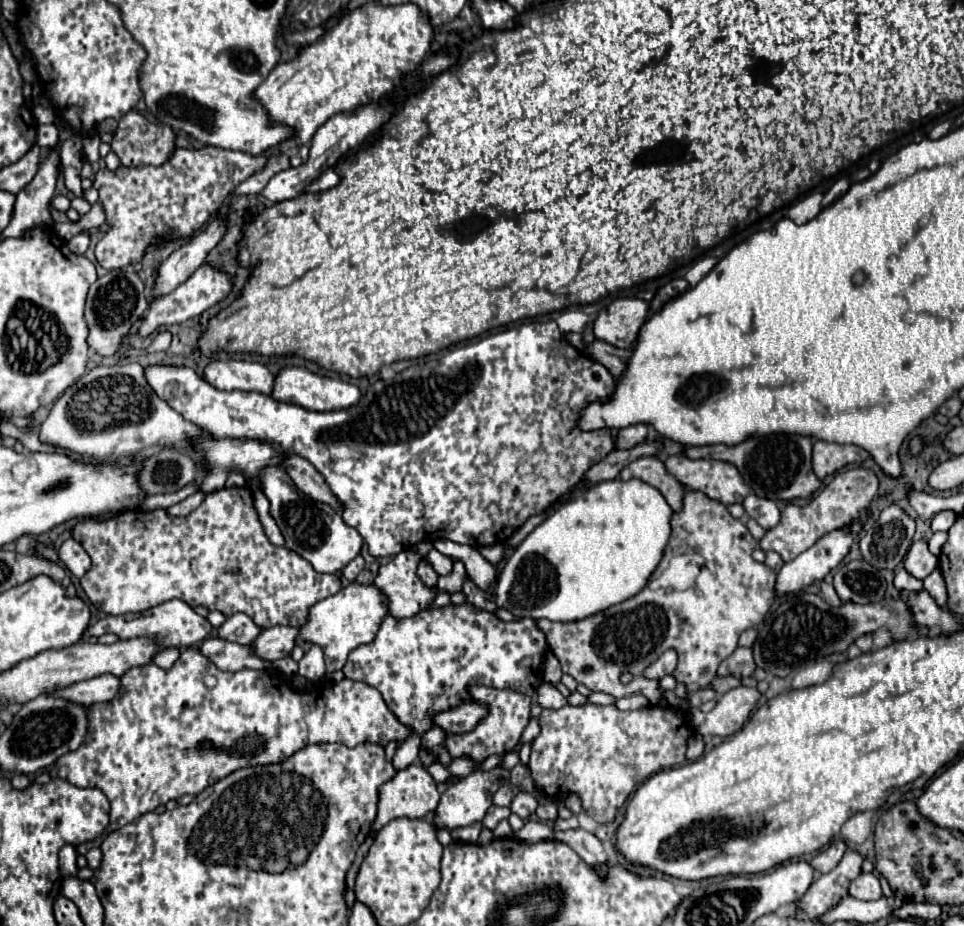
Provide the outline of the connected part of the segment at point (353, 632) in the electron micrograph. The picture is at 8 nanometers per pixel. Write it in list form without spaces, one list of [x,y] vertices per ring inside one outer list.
[[[351,582],[349,586],[345,586],[337,594],[321,600],[309,608],[309,618],[299,628],[297,644],[301,646],[301,644],[309,642],[309,644],[321,646],[325,652],[327,672],[341,670],[349,652],[353,652],[353,648],[369,644],[375,638],[379,624],[385,618],[385,612],[387,612],[385,598],[373,584],[361,586],[357,582]]]

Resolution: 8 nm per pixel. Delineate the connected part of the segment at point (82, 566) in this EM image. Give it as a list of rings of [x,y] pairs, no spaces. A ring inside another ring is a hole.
[[[69,538],[69,540],[65,540],[63,544],[61,544],[61,548],[57,550],[57,554],[59,554],[59,560],[71,570],[71,574],[75,574],[77,578],[81,578],[87,570],[89,570],[89,566],[91,566],[91,558],[89,558],[89,554],[83,550],[83,546],[79,544],[79,542],[75,542],[73,538]]]

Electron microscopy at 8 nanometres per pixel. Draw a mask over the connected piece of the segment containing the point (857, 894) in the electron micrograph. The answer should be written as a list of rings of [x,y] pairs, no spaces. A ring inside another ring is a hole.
[[[861,872],[851,884],[849,884],[849,894],[859,900],[879,900],[881,898],[881,886],[879,878],[875,874],[865,874]]]

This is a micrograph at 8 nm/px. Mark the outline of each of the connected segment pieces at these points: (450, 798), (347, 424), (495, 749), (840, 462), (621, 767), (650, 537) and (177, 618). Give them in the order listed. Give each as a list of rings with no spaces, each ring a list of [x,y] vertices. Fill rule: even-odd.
[[[477,768],[477,770],[473,770],[467,778],[463,778],[463,780],[459,780],[459,782],[455,782],[455,784],[451,784],[445,792],[443,792],[443,796],[441,796],[441,802],[439,802],[439,806],[437,806],[437,816],[435,816],[435,826],[437,828],[459,828],[459,826],[471,826],[471,824],[475,824],[475,822],[481,822],[483,820],[483,816],[485,816],[485,812],[489,810],[489,806],[491,806],[491,802],[493,802],[493,796],[495,796],[495,792],[499,790],[499,786],[503,784],[503,782],[507,782],[509,780],[509,772],[505,770],[505,768],[493,768],[493,770],[481,770],[481,768]]]
[[[551,320],[521,324],[517,328],[491,334],[475,344],[455,346],[435,360],[411,366],[395,374],[391,380],[377,380],[375,384],[367,388],[367,392],[361,396],[357,404],[343,410],[331,410],[331,412],[313,412],[297,404],[277,402],[261,392],[239,392],[239,390],[223,392],[213,388],[207,380],[199,378],[197,372],[187,366],[145,366],[145,378],[161,400],[165,400],[185,420],[205,428],[213,436],[241,436],[241,440],[245,440],[245,436],[257,436],[257,440],[273,440],[273,444],[307,458],[317,468],[317,472],[321,472],[329,490],[341,504],[339,514],[345,520],[345,524],[353,526],[361,534],[361,538],[369,546],[369,554],[375,558],[397,556],[409,546],[415,546],[419,542],[435,542],[437,538],[447,538],[457,544],[469,544],[475,548],[503,544],[509,540],[509,536],[513,536],[513,532],[517,532],[517,528],[521,528],[521,524],[525,524],[529,516],[541,514],[549,504],[553,504],[557,498],[569,492],[593,464],[601,462],[609,452],[615,450],[613,432],[609,428],[595,430],[595,432],[581,432],[575,426],[579,410],[593,400],[607,400],[615,388],[615,380],[601,364],[593,362],[581,350],[571,346],[563,338],[557,324]]]
[[[485,686],[469,688],[469,696],[471,696],[471,702],[487,706],[487,714],[469,732],[445,734],[445,750],[453,756],[453,760],[465,756],[477,764],[483,764],[493,754],[503,754],[507,750],[513,750],[531,720],[531,698],[519,692],[485,688]]]
[[[817,440],[813,444],[813,472],[819,480],[825,480],[825,476],[841,470],[849,462],[865,462],[869,454],[855,446],[855,444],[837,444],[837,442],[823,442]]]
[[[563,706],[559,710],[545,708],[539,716],[541,734],[533,740],[529,772],[537,784],[537,788],[551,796],[561,798],[563,794],[575,792],[581,802],[583,810],[595,822],[611,822],[621,808],[621,804],[629,798],[629,794],[651,774],[659,772],[661,768],[683,764],[685,762],[685,744],[691,736],[691,726],[687,724],[685,716],[681,716],[671,706],[647,706],[633,712],[621,712],[615,706]]]
[[[633,478],[629,482],[623,482],[623,480],[607,480],[607,482],[601,482],[593,488],[589,488],[587,492],[571,498],[569,502],[565,502],[563,506],[555,508],[513,552],[513,556],[507,560],[503,572],[497,576],[497,584],[495,584],[495,602],[499,608],[505,608],[509,610],[511,614],[515,616],[521,616],[521,618],[533,618],[533,620],[539,620],[539,618],[547,618],[547,620],[557,620],[557,622],[575,622],[575,620],[583,620],[583,618],[589,618],[597,612],[603,612],[605,608],[613,606],[613,604],[619,604],[619,602],[625,602],[629,598],[633,598],[637,592],[641,592],[641,588],[645,588],[649,576],[653,574],[653,570],[657,568],[661,556],[663,556],[663,550],[667,546],[667,540],[669,540],[669,534],[671,534],[671,526],[669,526],[669,518],[671,518],[671,508],[669,504],[665,502],[665,498],[659,494],[659,490],[655,490],[653,486]]]
[[[167,600],[155,608],[149,608],[141,614],[123,614],[123,616],[107,616],[103,620],[99,620],[97,624],[89,626],[91,634],[93,636],[103,636],[107,632],[113,632],[117,634],[121,640],[127,640],[127,638],[137,638],[137,636],[153,636],[155,640],[163,642],[165,648],[179,648],[179,650],[185,650],[193,644],[199,644],[203,642],[209,632],[213,630],[213,626],[207,622],[207,618],[199,616],[193,612],[193,608],[189,604],[185,604],[183,600]]]

